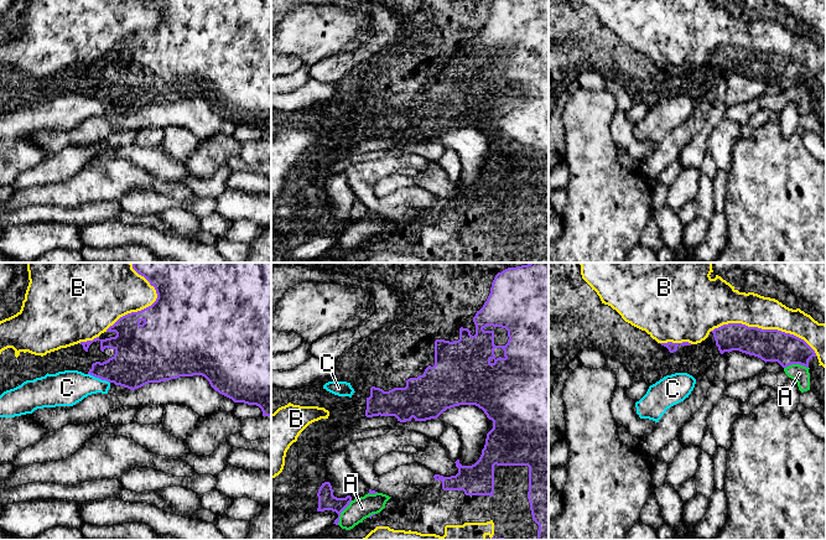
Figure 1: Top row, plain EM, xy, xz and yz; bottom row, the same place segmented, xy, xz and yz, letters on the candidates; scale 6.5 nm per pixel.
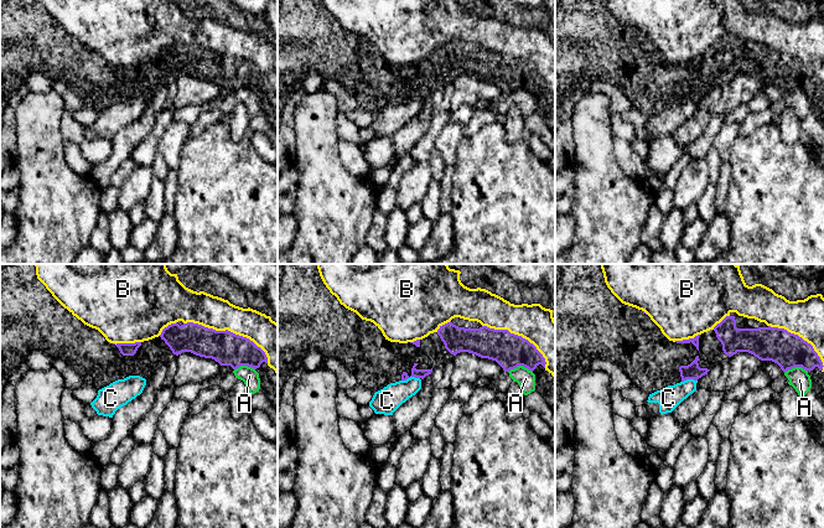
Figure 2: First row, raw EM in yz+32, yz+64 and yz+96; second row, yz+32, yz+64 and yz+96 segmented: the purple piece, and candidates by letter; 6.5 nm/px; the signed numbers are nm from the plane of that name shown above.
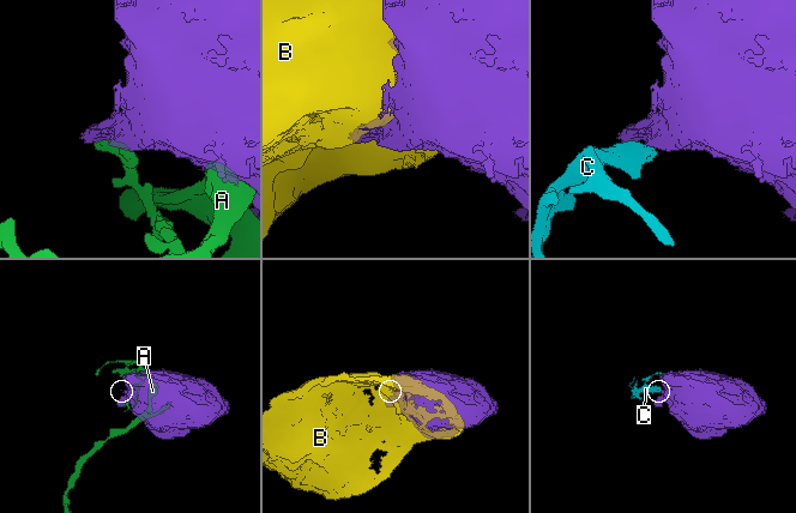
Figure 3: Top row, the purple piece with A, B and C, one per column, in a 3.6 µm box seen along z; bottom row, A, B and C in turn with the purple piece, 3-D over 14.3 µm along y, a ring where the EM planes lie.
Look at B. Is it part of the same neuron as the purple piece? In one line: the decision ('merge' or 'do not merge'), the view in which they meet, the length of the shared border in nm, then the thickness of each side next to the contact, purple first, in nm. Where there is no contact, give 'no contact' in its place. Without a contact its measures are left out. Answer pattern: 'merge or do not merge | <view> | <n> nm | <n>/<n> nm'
do not merge | yz | 700 nm | 200/220 nm

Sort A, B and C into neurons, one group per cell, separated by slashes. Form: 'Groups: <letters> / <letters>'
Groups: A / B / C

